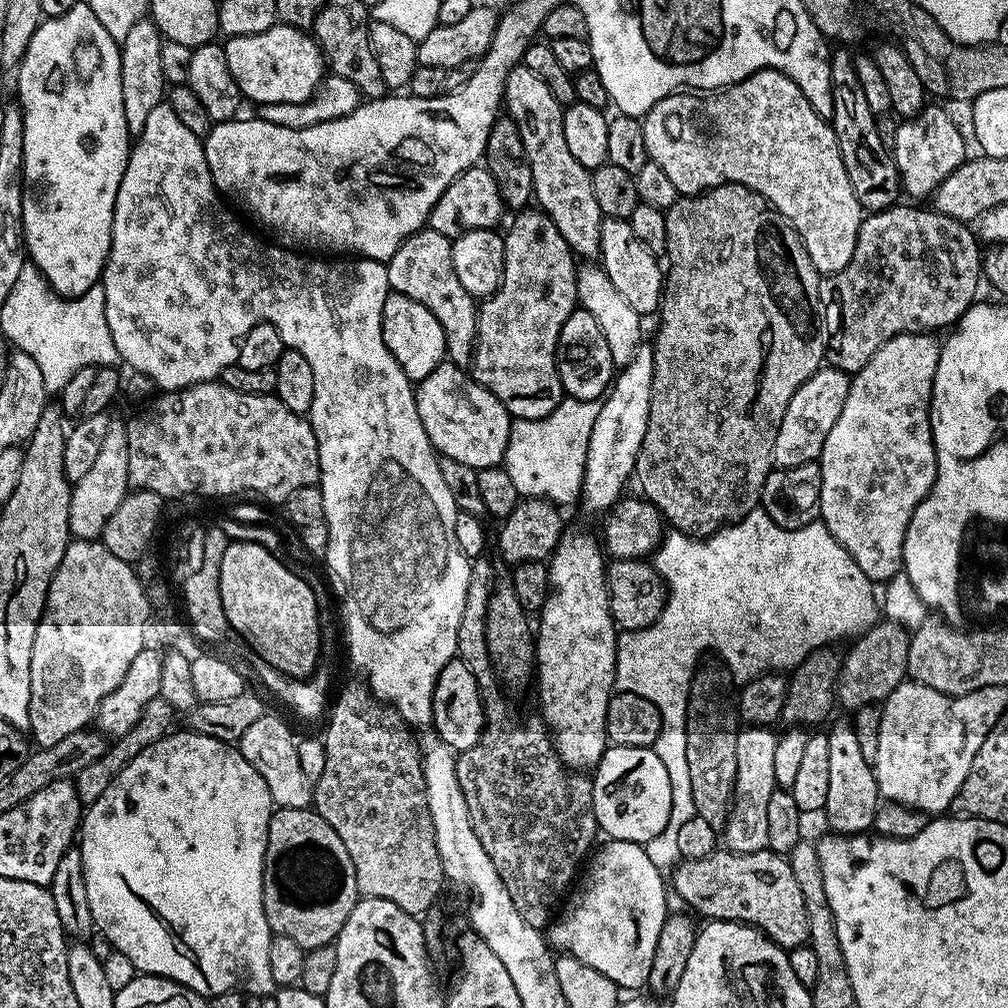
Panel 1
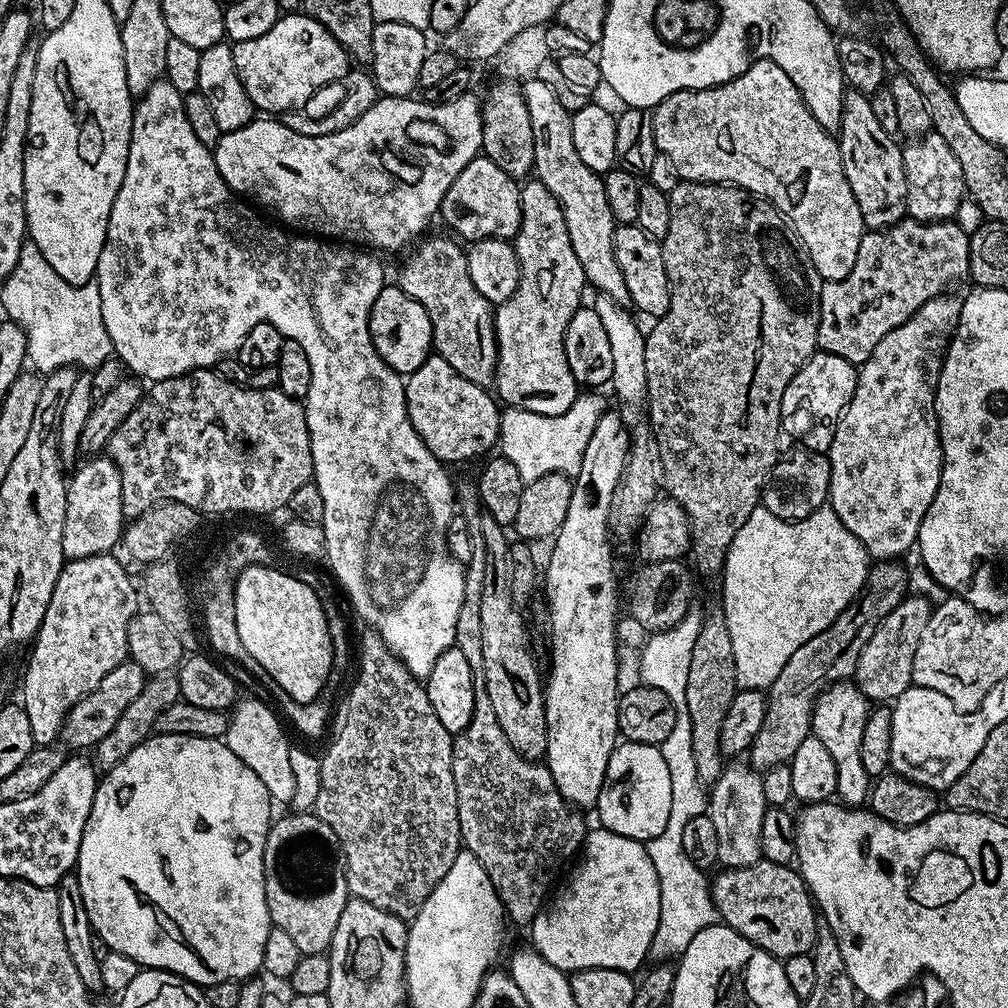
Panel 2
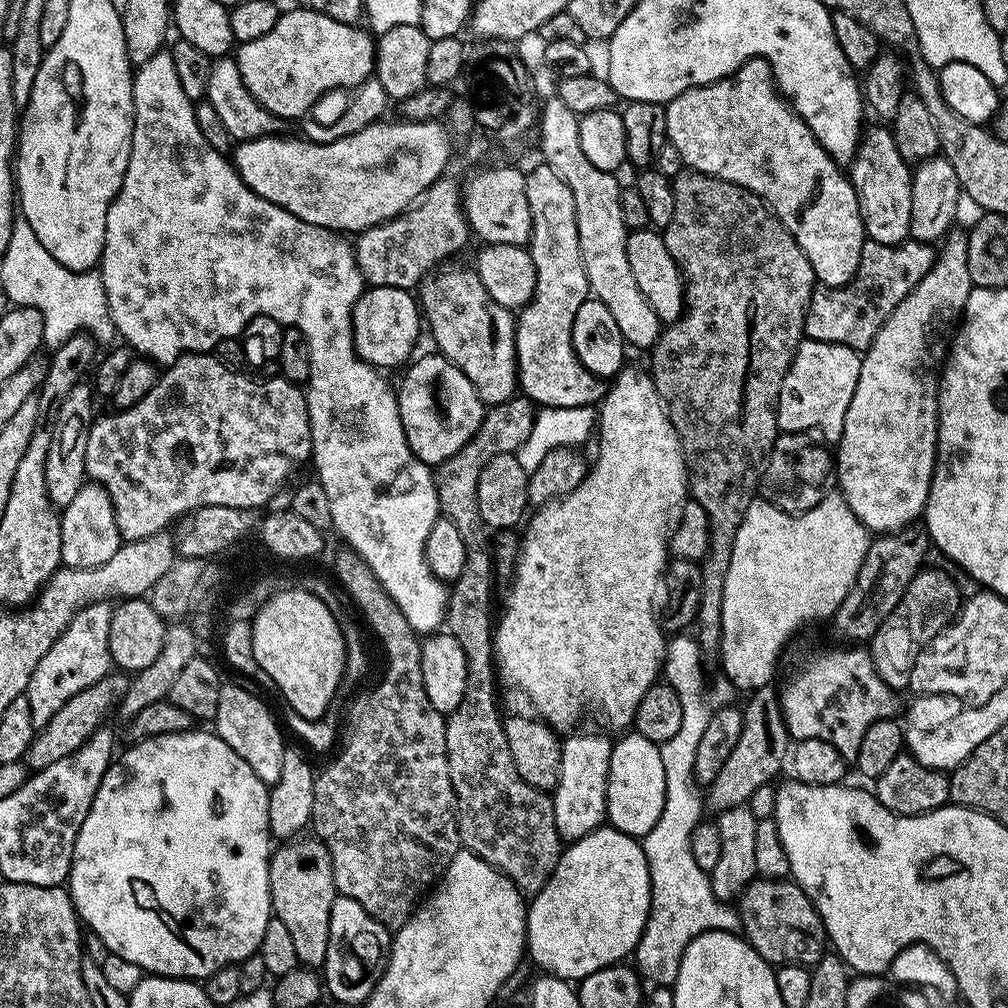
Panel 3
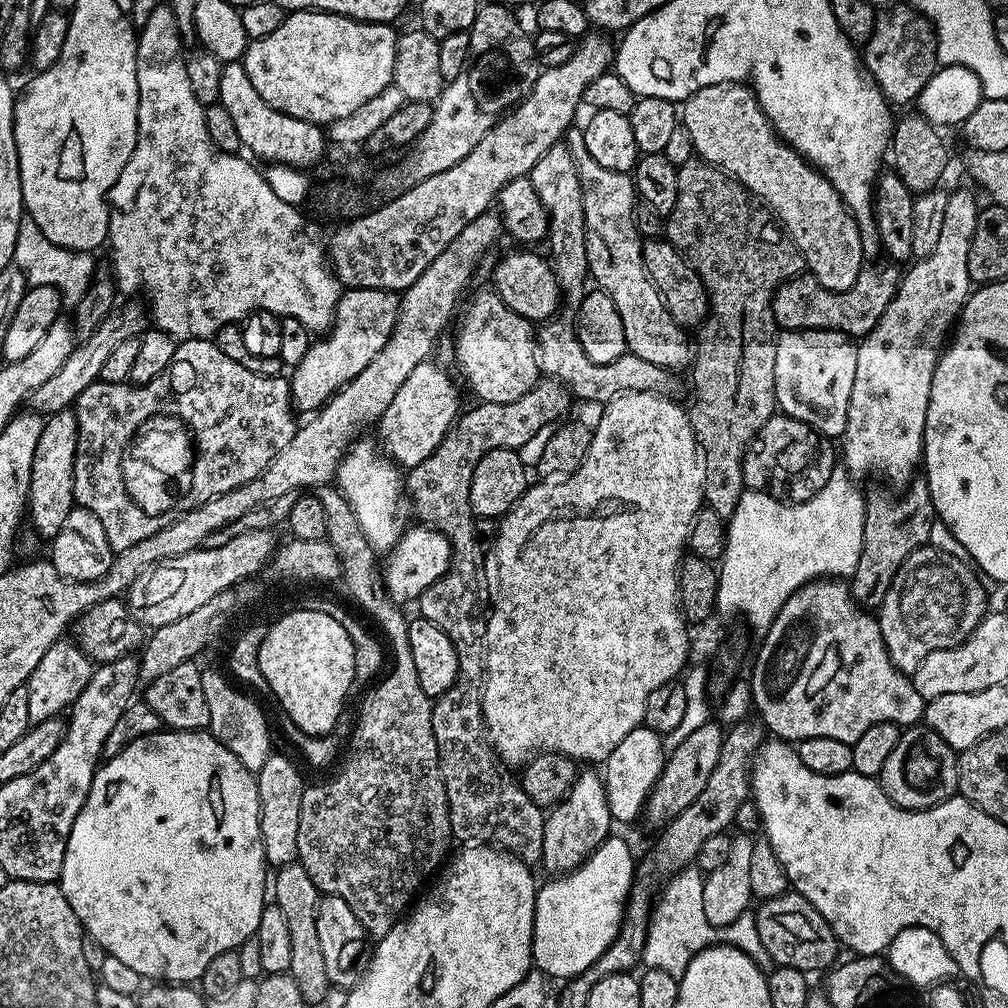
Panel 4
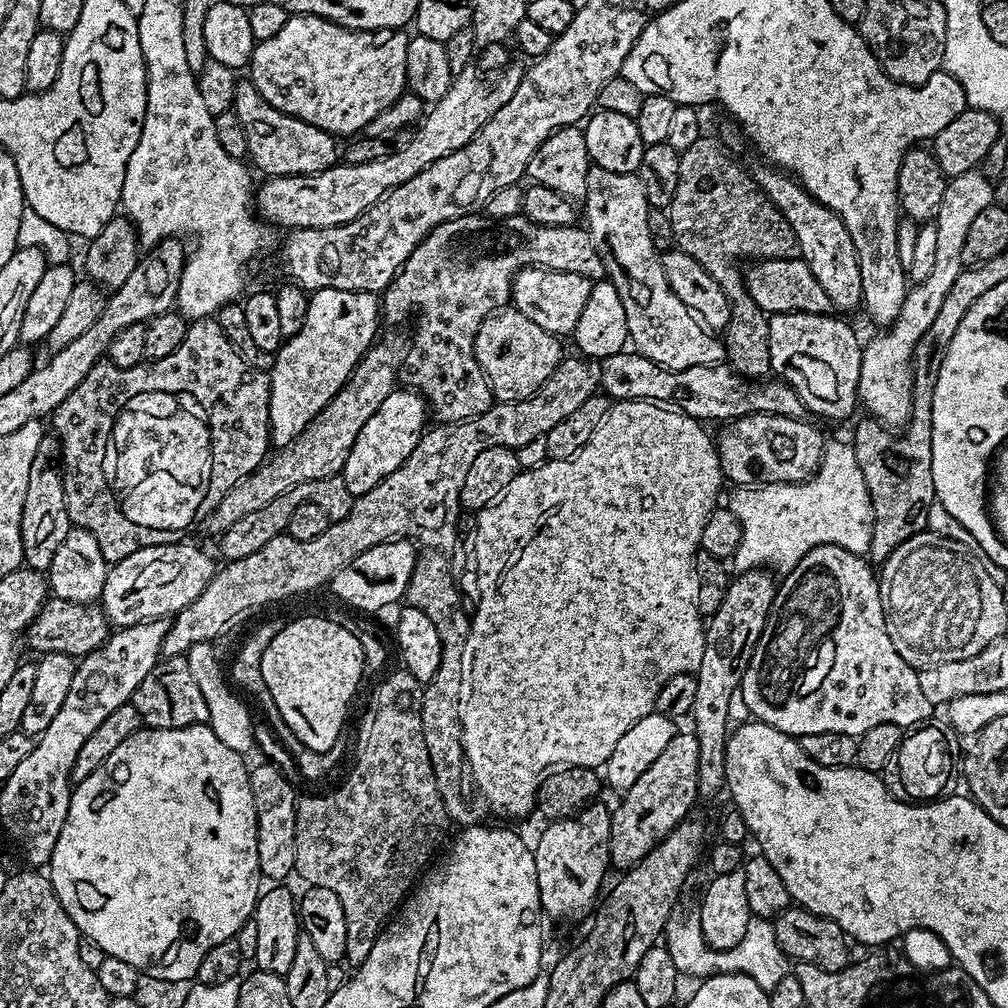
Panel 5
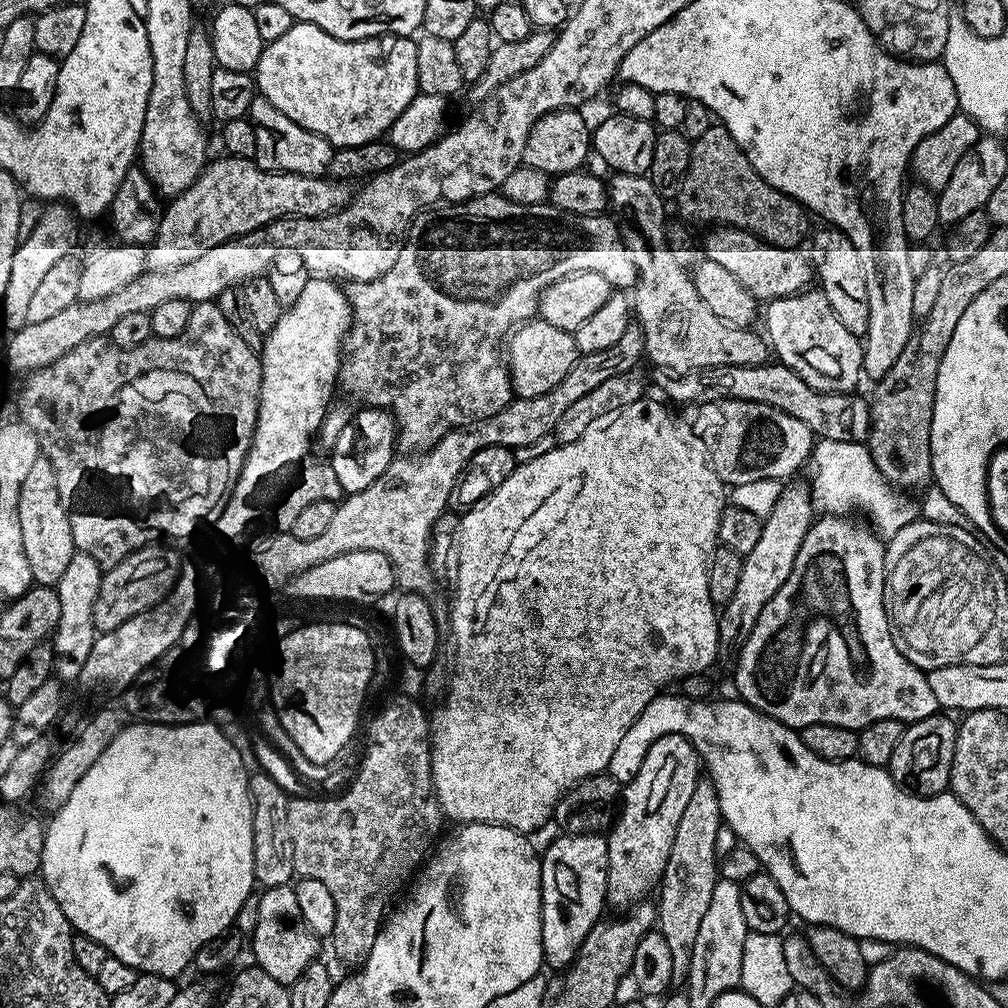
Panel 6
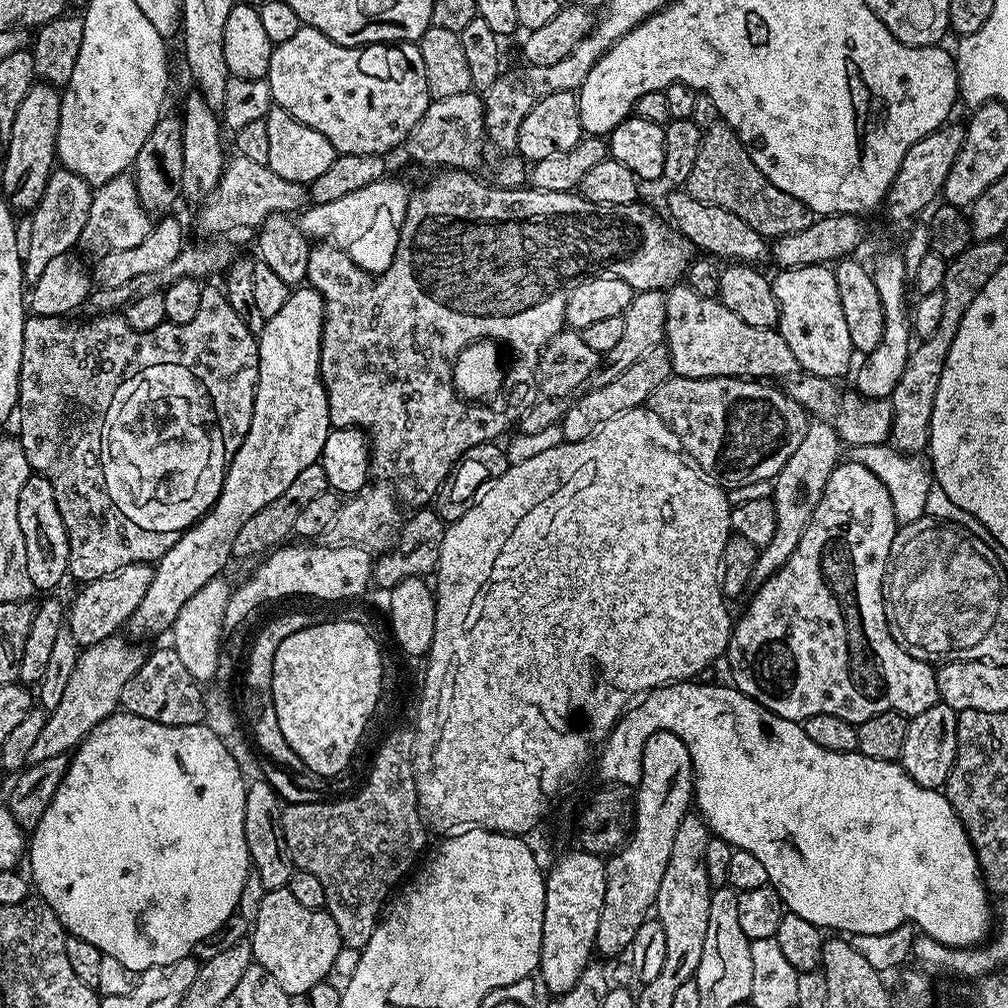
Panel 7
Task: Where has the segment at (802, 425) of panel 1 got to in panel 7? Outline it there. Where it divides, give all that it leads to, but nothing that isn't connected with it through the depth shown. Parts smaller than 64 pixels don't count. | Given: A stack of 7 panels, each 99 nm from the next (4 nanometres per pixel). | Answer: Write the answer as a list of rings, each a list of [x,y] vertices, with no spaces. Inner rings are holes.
[[[807,264],[777,273],[771,277],[771,282],[780,307],[778,330],[782,338],[786,338],[786,346],[790,346],[805,373],[821,378],[842,375],[848,355],[853,355],[854,349],[842,314],[835,271],[828,264]]]

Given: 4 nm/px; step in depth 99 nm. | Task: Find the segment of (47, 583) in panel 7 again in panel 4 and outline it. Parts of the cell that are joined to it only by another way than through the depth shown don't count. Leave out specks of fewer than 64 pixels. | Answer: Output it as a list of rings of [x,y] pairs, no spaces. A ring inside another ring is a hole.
[[[63,408],[47,417],[42,426],[42,434],[38,434],[38,446],[34,450],[34,466],[30,470],[30,486],[28,487],[27,515],[32,515],[32,524],[36,532],[45,538],[51,538],[62,530],[62,522],[71,514],[74,507],[74,458],[78,446],[78,422],[72,408]]]

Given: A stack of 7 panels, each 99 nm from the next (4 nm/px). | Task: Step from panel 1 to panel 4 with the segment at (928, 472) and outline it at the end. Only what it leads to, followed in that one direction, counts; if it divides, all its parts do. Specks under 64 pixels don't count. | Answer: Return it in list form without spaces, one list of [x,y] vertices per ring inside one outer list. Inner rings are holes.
[[[953,191],[949,195],[934,254],[924,260],[916,260],[912,264],[913,268],[903,273],[900,287],[890,306],[886,306],[886,314],[882,314],[882,318],[878,318],[878,326],[874,326],[874,330],[870,330],[870,334],[859,341],[854,366],[854,390],[850,390],[848,421],[842,437],[842,464],[848,475],[857,482],[863,482],[867,476],[877,476],[888,484],[907,486],[912,483],[921,467],[930,386],[936,363],[940,361],[942,349],[949,339],[950,329],[957,323],[970,295],[970,242],[974,238],[974,226],[978,222],[980,210],[981,205],[976,204],[975,198],[968,192]]]

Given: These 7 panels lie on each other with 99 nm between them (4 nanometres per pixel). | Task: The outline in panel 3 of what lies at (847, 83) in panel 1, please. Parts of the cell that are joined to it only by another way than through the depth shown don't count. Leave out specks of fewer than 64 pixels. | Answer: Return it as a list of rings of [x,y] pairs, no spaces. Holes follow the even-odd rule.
[[[887,127],[870,128],[860,137],[856,156],[848,168],[848,177],[858,198],[867,239],[883,245],[903,244],[909,239],[913,171],[900,156],[891,131]]]

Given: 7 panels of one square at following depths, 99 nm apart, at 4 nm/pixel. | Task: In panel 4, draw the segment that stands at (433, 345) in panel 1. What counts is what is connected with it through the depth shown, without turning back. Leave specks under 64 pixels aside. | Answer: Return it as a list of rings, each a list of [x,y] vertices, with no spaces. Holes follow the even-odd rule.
[[[350,288],[341,295],[336,304],[336,317],[332,320],[332,326],[326,333],[326,338],[317,339],[308,347],[306,358],[298,362],[291,369],[290,387],[292,390],[292,402],[297,413],[312,414],[324,407],[348,381],[353,380],[366,365],[372,361],[386,346],[390,334],[394,330],[397,320],[400,319],[400,296],[395,292],[378,290],[377,288]]]

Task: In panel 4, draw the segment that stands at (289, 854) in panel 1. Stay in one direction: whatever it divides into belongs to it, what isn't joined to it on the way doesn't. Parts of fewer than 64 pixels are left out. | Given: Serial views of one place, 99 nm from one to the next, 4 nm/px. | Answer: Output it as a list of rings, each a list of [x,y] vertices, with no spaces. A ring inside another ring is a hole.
[[[298,862],[285,864],[283,868],[275,873],[274,884],[275,880],[276,896],[274,896],[274,902],[282,910],[283,916],[286,917],[286,927],[290,929],[290,966],[287,973],[294,978],[294,983],[298,985],[298,990],[302,993],[305,1005],[320,1006],[329,988],[329,982],[326,978],[326,965],[324,959],[322,959],[322,945],[320,945],[318,939],[318,922],[316,921],[316,907],[322,893],[310,878],[310,874],[306,874],[306,870]]]

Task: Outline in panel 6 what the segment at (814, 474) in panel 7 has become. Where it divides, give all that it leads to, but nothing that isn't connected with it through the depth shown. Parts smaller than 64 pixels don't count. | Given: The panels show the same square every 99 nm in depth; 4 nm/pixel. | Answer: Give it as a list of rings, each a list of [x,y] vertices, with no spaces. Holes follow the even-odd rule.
[[[792,484],[781,487],[778,502],[770,510],[770,514],[763,517],[764,529],[754,545],[754,550],[746,554],[742,562],[742,574],[738,577],[738,586],[731,596],[719,609],[720,625],[718,638],[720,639],[721,653],[739,653],[740,648],[750,638],[750,630],[754,630],[754,622],[758,622],[758,614],[782,590],[782,582],[790,578],[790,570],[794,570],[794,558],[798,558],[798,550],[811,530],[814,523],[814,501],[809,485]]]

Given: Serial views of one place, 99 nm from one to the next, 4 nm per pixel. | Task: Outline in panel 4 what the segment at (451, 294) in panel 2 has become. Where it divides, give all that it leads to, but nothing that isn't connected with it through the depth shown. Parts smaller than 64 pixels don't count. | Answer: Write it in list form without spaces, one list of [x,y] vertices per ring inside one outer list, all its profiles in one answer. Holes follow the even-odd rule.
[[[488,288],[474,295],[467,306],[456,334],[454,352],[476,398],[481,403],[505,405],[516,402],[539,384],[542,373],[536,342],[533,323],[514,313],[493,289]]]

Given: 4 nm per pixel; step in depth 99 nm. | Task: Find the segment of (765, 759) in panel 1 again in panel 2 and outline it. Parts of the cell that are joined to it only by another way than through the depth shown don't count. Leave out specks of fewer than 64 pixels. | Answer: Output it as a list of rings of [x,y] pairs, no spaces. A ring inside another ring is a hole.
[[[732,762],[721,772],[716,783],[711,785],[710,795],[707,797],[707,816],[714,822],[718,833],[718,858],[724,868],[745,868],[761,860],[760,839],[762,838],[762,814],[769,808],[769,804],[762,792],[763,778],[757,769],[744,762]]]

